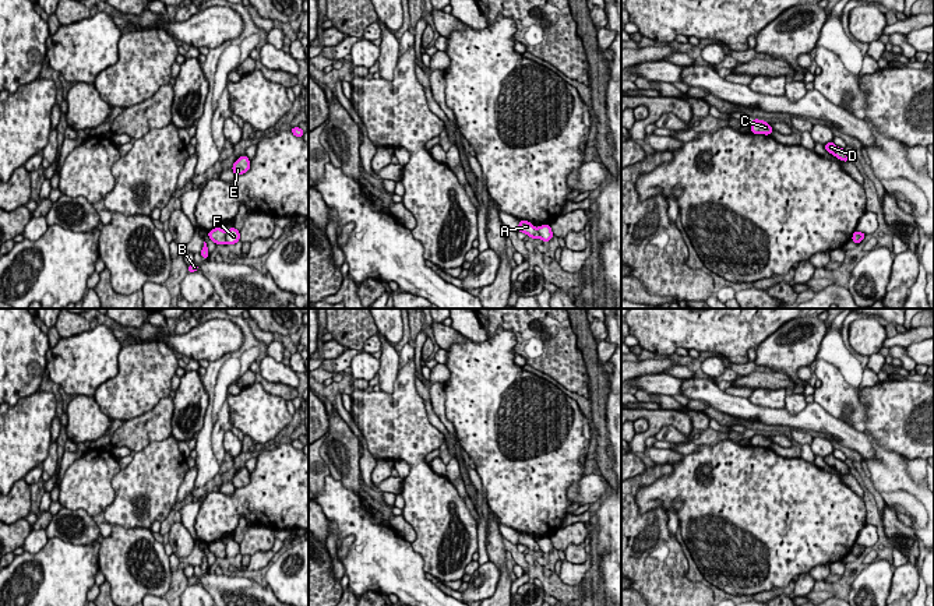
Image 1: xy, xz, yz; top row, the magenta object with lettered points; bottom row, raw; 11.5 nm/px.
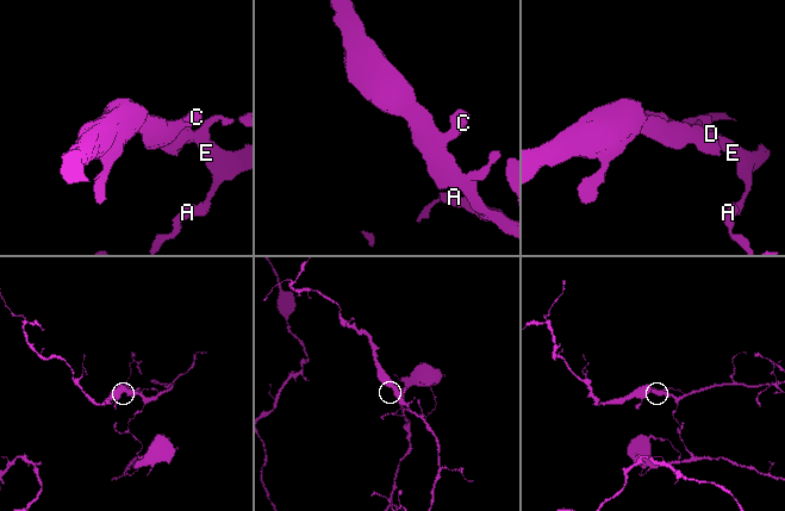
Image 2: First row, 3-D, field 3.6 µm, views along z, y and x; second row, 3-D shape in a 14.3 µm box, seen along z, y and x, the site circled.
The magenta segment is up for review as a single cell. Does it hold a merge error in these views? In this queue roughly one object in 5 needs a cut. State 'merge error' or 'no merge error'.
merge error

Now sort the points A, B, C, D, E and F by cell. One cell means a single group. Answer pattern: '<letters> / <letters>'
A B / C D E F

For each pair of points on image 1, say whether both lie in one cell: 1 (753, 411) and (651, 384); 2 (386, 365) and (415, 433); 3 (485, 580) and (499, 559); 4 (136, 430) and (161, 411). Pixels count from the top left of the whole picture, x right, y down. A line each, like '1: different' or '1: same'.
1: different
2: different
3: different
4: same

